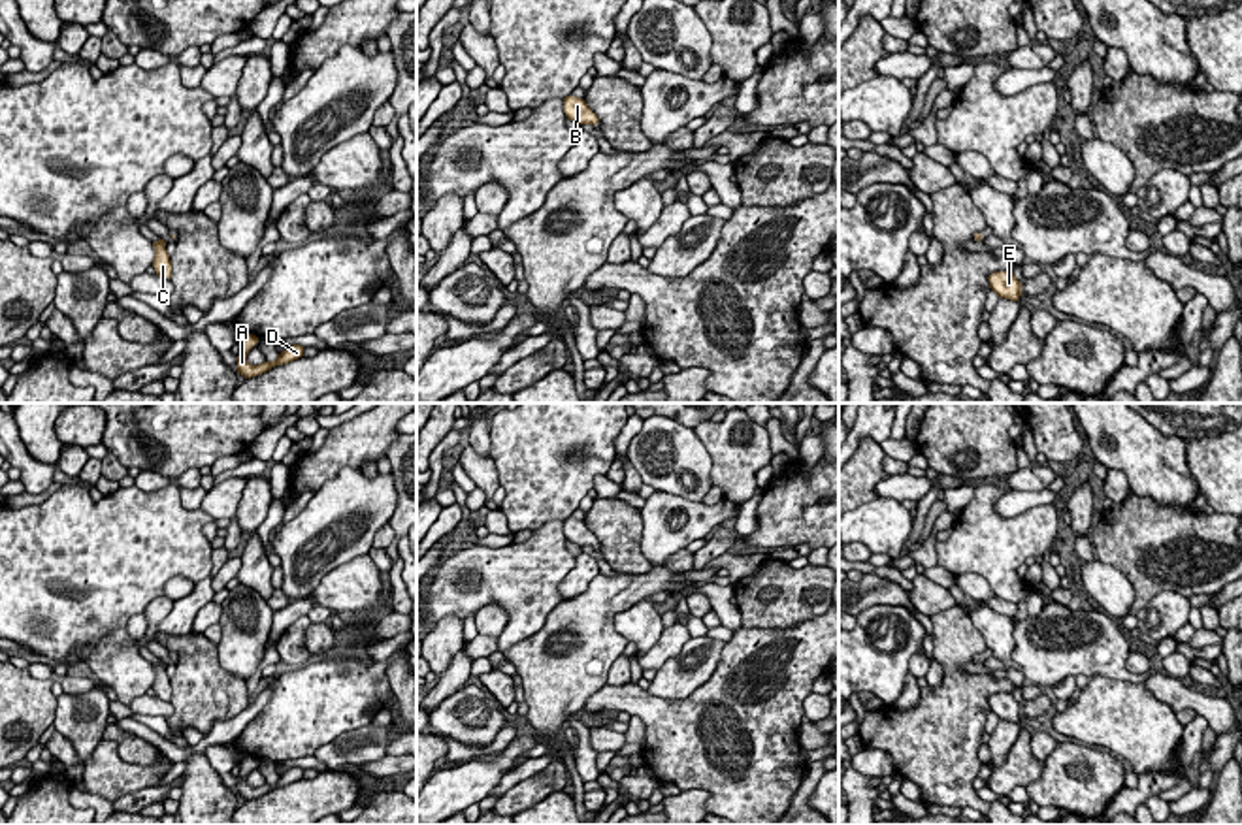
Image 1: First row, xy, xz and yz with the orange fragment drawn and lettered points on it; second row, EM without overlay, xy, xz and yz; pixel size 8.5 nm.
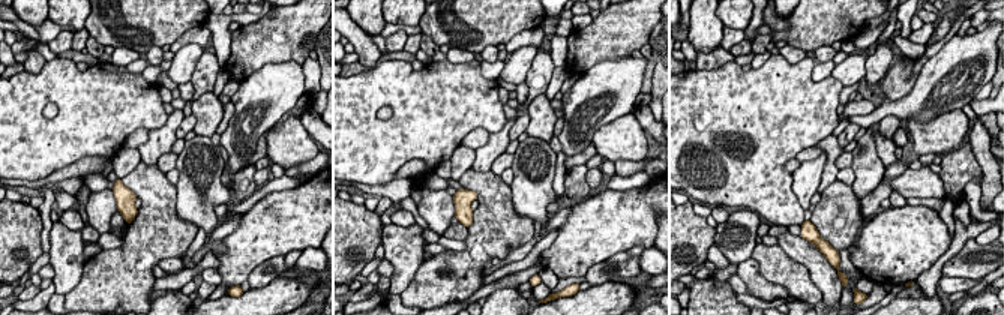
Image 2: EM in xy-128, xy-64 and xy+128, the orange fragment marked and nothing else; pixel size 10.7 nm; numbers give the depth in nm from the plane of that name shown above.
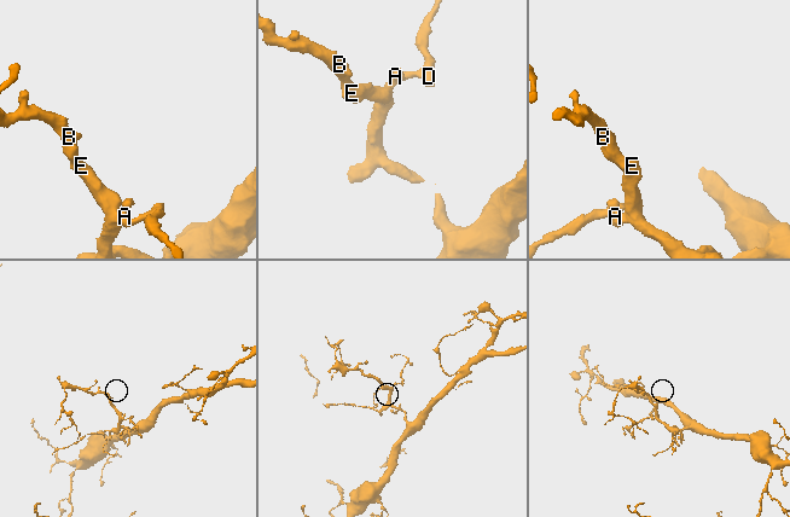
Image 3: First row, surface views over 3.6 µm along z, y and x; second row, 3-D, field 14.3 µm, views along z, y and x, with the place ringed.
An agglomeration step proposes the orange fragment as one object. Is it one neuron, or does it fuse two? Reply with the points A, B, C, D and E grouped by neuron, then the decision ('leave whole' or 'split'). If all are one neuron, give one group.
groups A B C D E; leave whole

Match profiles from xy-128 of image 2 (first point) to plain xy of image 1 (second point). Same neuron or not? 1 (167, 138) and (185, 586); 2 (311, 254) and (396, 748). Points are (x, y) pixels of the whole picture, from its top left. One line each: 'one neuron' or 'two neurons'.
1: two neurons
2: one neuron

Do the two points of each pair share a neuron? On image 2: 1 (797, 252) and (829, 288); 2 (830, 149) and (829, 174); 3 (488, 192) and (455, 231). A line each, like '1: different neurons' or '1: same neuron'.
1: same neuron
2: same neuron
3: different neurons

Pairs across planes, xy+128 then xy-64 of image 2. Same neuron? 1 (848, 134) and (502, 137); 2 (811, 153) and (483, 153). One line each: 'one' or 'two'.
1: two
2: two

